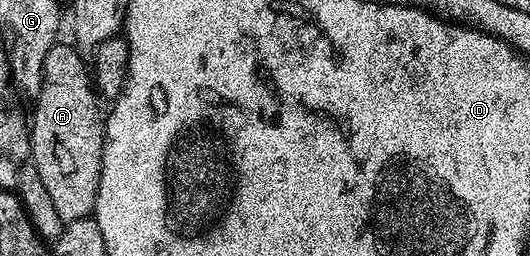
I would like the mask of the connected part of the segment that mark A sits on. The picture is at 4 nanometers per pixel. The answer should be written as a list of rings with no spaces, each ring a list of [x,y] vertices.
[[[58,41],[57,45],[47,52],[47,60],[43,60],[41,73],[41,91],[37,93],[33,110],[33,130],[31,126],[31,162],[36,166],[39,177],[43,179],[51,200],[55,200],[55,208],[65,222],[74,222],[80,218],[88,218],[93,214],[99,192],[99,176],[101,161],[105,155],[105,118],[99,95],[91,81],[91,70],[81,57],[82,51],[68,41]]]

